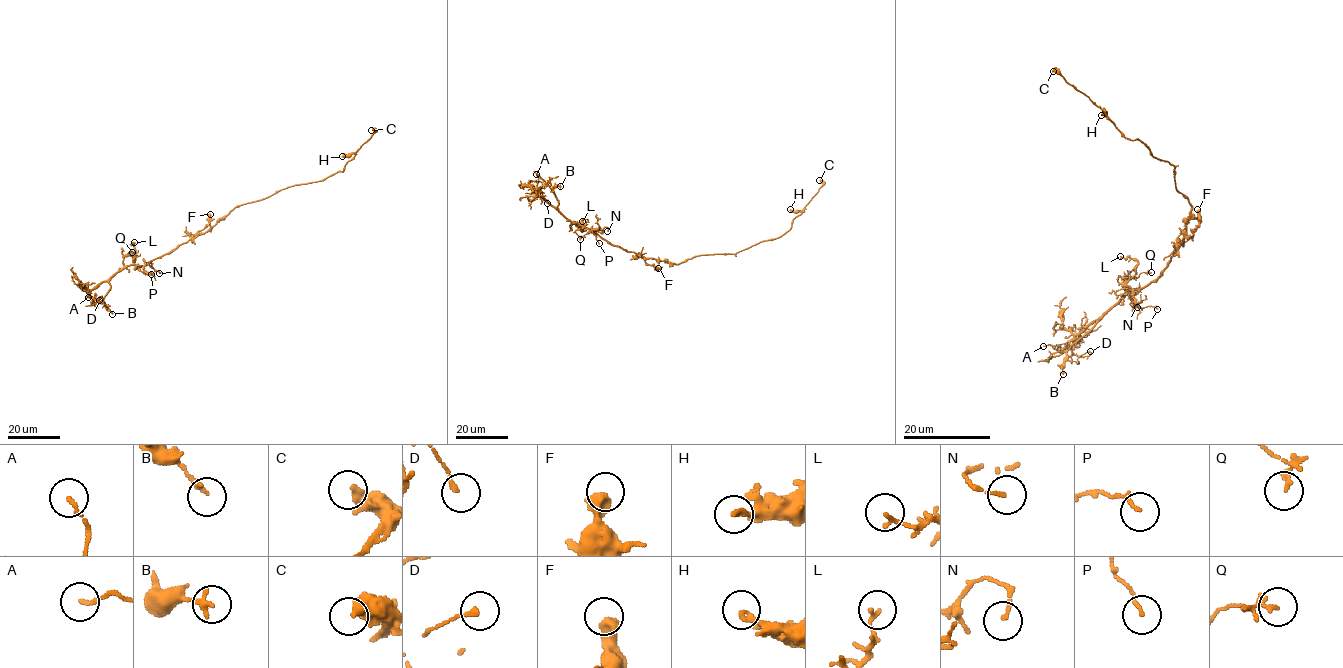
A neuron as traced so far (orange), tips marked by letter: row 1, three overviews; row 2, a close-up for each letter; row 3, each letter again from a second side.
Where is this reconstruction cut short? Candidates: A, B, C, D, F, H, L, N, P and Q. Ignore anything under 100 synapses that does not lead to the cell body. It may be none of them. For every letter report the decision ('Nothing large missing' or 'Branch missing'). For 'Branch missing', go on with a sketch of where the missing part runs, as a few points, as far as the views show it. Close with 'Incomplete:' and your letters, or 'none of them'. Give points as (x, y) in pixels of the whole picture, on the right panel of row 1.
A: Nothing large missing
B: Nothing large missing
C: Nothing large missing
D: Nothing large missing
F: Nothing large missing
H: Nothing large missing
L: Nothing large missing
N: Nothing large missing
P: Nothing large missing
Q: Nothing large missing
Incomplete: none of them

